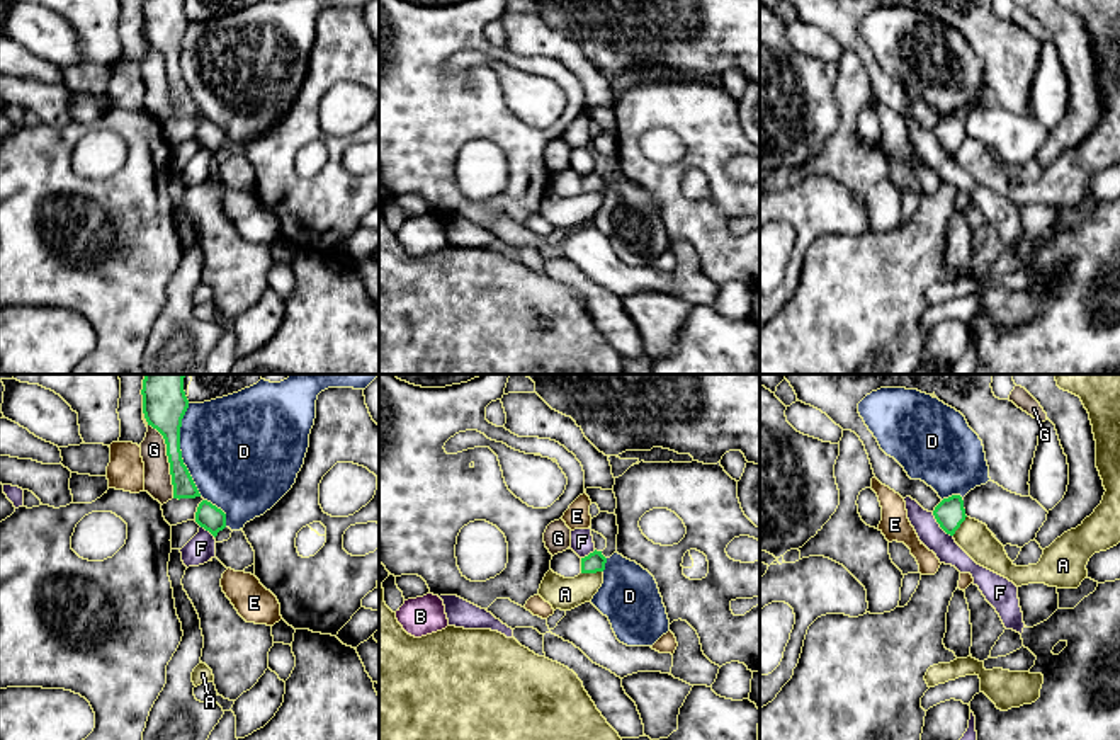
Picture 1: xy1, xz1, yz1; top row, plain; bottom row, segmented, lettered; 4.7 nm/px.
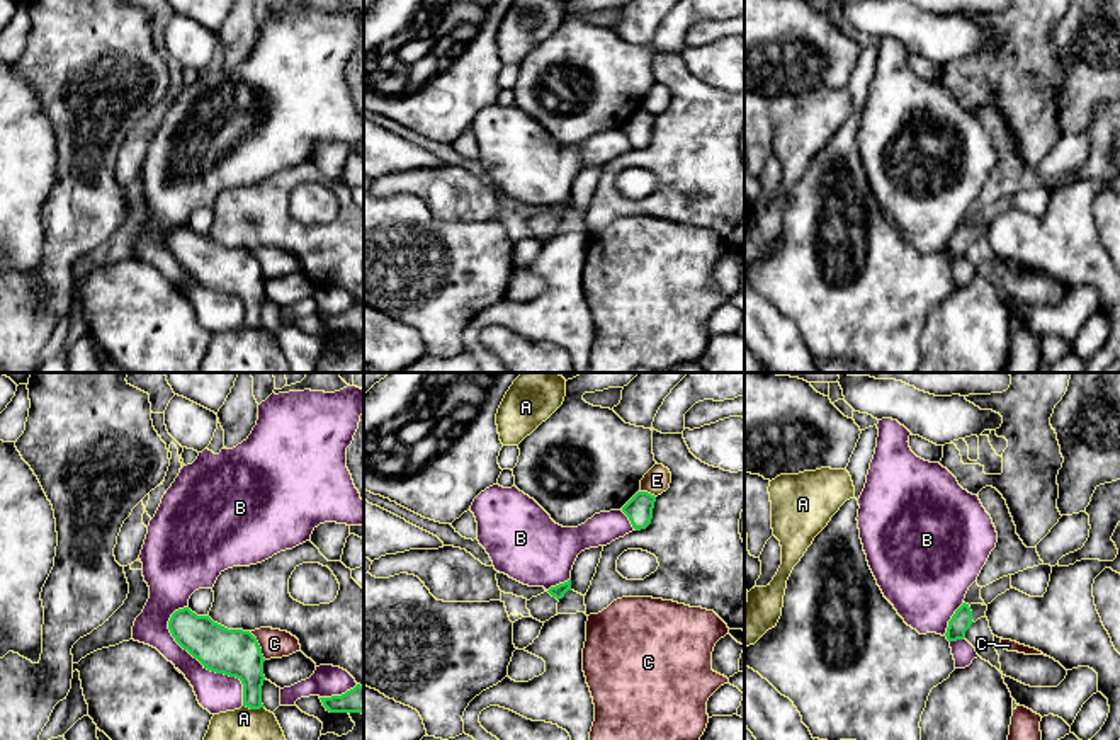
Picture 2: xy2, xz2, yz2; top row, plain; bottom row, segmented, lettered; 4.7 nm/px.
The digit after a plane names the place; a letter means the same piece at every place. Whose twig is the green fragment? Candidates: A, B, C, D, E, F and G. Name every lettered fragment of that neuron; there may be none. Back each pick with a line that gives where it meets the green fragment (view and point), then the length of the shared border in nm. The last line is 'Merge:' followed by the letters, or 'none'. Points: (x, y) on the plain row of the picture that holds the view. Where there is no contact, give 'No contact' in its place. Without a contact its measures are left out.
Merge: none

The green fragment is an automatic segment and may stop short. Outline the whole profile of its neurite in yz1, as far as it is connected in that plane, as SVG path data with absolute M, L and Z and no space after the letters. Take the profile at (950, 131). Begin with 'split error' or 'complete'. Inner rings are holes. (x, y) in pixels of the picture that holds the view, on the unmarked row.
complete; M960 114L943 117L933 129L933 134L940 146L953 155L960 143L965 139L964 119Z

